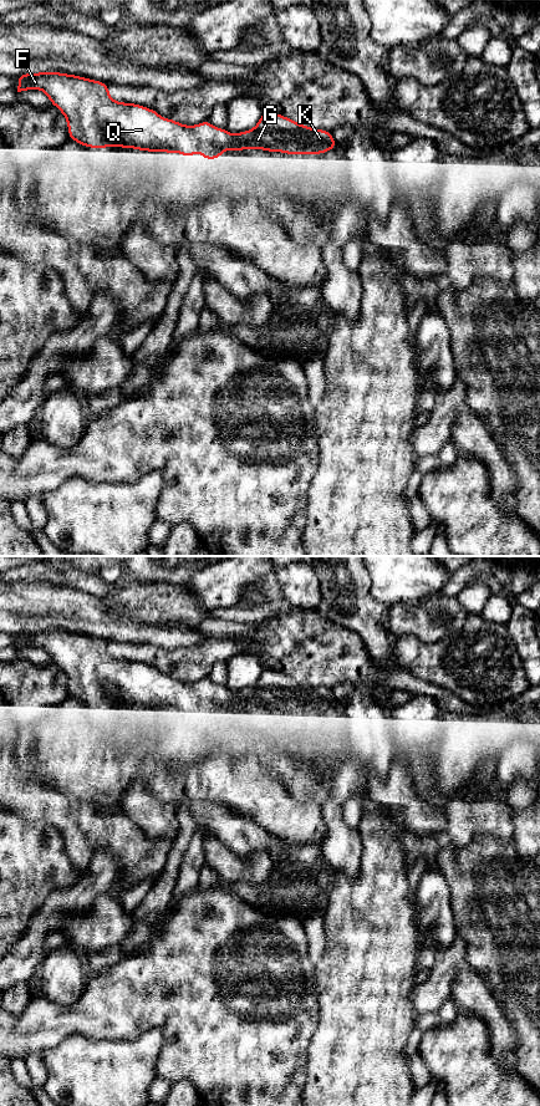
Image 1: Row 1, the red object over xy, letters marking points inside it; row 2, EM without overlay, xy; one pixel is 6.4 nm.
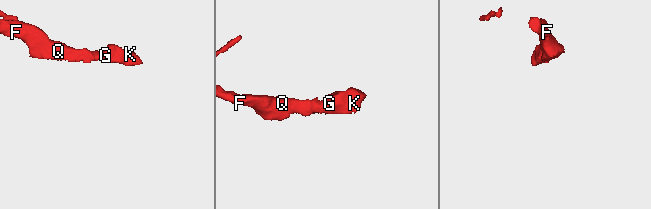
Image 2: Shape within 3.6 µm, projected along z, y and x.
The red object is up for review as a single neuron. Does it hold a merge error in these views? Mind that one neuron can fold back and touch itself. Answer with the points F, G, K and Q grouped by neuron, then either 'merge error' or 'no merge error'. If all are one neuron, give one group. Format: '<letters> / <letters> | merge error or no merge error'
F G K Q | no merge error

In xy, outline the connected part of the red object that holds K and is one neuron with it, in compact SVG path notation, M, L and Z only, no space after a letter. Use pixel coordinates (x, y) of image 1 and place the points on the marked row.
M44 71L21 73L17 80L17 92L27 90L45 92L51 105L65 116L68 138L92 149L121 147L169 154L178 152L187 157L200 152L203 159L219 159L224 151L263 149L284 154L322 154L337 146L331 132L310 128L274 112L265 111L254 128L233 134L225 128L216 128L209 121L187 126L170 118L162 118L157 111L144 106L117 102L111 98L107 83L82 76Z

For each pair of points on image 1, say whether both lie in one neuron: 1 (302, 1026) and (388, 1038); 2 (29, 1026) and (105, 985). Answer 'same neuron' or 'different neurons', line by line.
1: different neurons
2: same neuron

